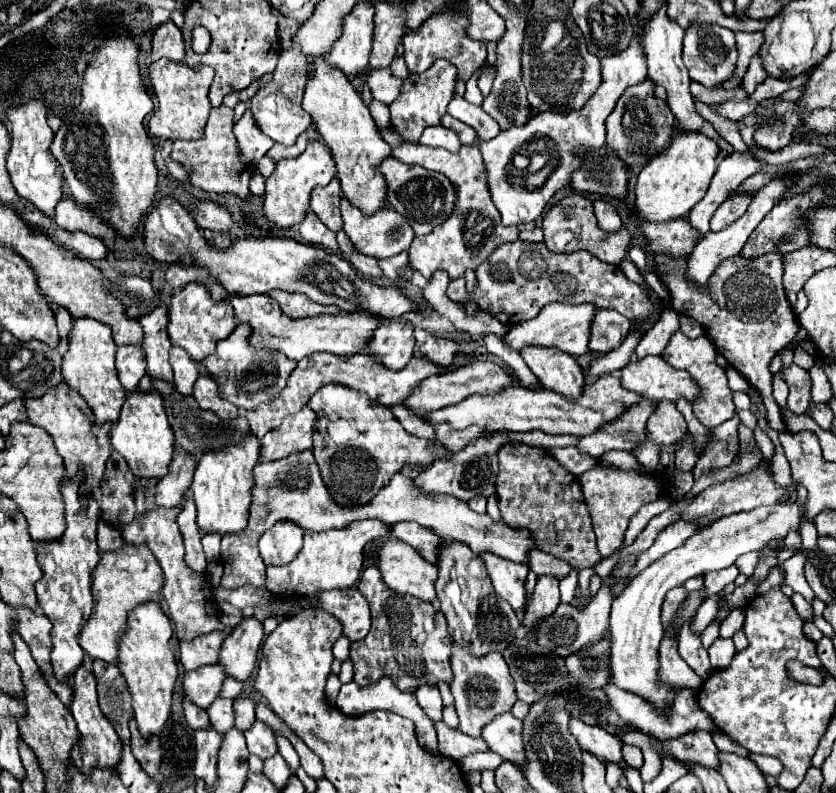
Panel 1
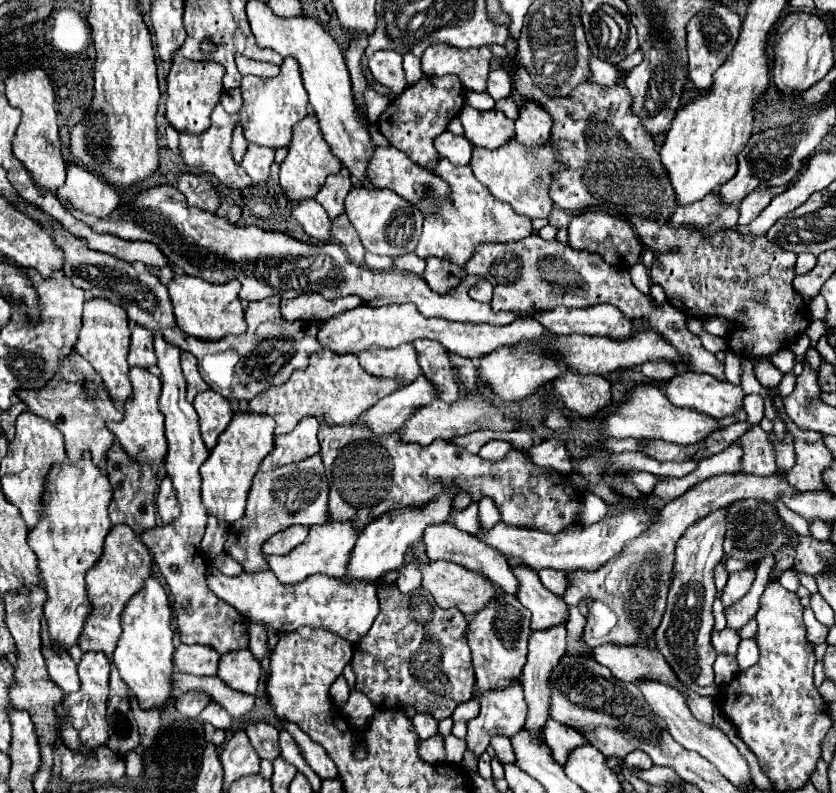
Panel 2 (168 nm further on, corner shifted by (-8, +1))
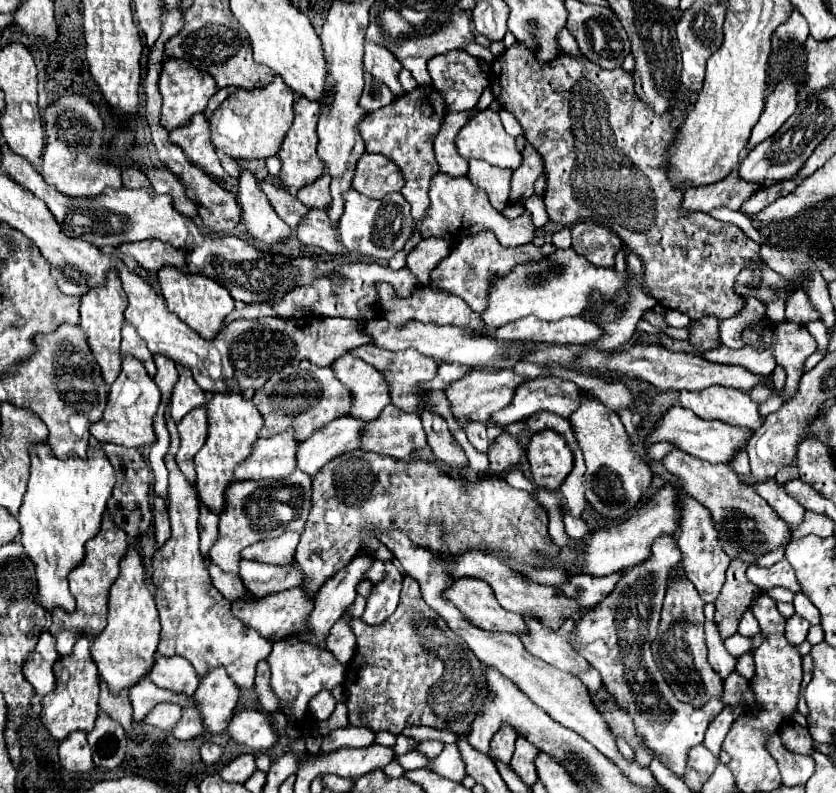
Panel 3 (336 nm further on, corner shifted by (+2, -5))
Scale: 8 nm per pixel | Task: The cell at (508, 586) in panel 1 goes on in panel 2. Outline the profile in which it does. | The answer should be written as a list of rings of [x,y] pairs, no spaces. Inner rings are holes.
[[[514,568],[514,572],[518,572],[518,580],[522,580],[516,598],[532,612],[532,630],[548,630],[568,622],[570,606],[546,588],[532,568]]]

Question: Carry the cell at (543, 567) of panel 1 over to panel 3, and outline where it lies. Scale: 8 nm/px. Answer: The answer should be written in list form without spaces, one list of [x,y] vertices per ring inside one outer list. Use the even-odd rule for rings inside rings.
[[[664,534],[664,538],[656,538],[656,542],[652,542],[652,558],[648,558],[648,562],[640,562],[640,566],[620,570],[620,582],[614,586],[612,594],[574,624],[572,646],[576,646],[576,652],[602,674],[602,684],[616,698],[616,704],[632,714],[646,748],[660,754],[662,762],[668,764],[674,774],[682,776],[686,770],[688,750],[704,740],[710,720],[722,712],[724,704],[720,698],[712,698],[712,702],[706,702],[702,708],[678,702],[650,652],[650,642],[654,640],[660,624],[660,610],[670,570],[678,562],[680,550],[676,548],[676,538],[668,538],[668,534]]]

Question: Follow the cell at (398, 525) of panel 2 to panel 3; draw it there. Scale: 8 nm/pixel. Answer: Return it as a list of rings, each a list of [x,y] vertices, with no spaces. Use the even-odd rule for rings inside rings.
[[[360,552],[356,558],[344,566],[344,570],[336,572],[336,576],[328,578],[324,586],[314,596],[314,610],[310,616],[310,626],[312,634],[316,636],[316,644],[324,640],[324,634],[332,628],[332,624],[344,616],[344,612],[354,604],[358,592],[356,586],[364,580],[366,570],[374,564],[374,554],[372,552]]]

